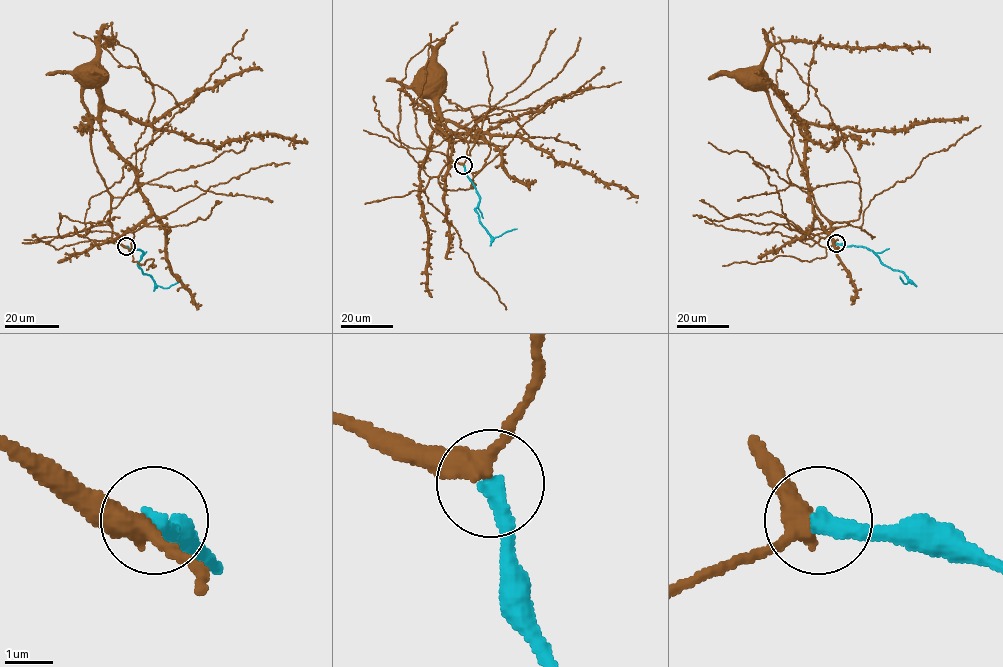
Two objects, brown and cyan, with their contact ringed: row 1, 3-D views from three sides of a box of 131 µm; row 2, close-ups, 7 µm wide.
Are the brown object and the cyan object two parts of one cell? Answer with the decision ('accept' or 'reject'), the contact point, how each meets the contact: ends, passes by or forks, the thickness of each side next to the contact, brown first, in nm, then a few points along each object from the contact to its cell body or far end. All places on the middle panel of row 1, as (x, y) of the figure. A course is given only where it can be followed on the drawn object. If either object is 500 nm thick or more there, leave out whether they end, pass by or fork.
accept; at (463, 165); brown passes by; cyan ends there; 360 nm thick on the brown side, 400 nm on the other; brown runs (463, 164), (449, 159), (448, 141), (430, 125), (430, 108), (421, 99), (423, 71), (427, 68), (434, 71); cyan runs (463, 165), (464, 172), (479, 198), (475, 211), (486, 230), (493, 238), (517, 229)

